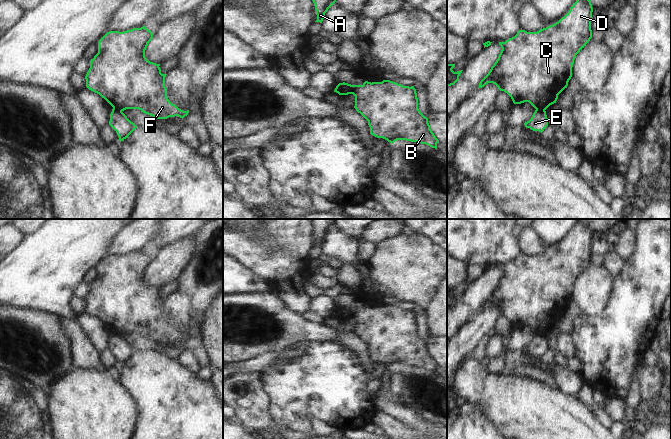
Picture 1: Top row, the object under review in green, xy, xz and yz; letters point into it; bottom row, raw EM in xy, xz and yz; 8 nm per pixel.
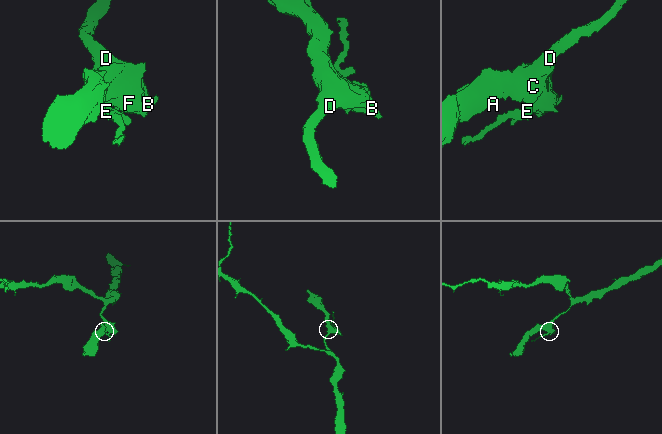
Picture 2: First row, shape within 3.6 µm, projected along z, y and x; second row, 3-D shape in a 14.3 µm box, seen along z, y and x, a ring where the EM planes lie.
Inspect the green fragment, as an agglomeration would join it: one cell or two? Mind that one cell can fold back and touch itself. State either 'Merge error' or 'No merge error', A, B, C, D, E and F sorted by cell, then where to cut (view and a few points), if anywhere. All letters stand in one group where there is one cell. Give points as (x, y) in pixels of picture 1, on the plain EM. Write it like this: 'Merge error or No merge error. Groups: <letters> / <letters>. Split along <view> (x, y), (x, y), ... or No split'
Merge error. Groups: A B C D F / E. Split along xy (113, 331), (121, 335).

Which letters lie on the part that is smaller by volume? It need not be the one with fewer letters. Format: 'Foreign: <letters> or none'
Foreign: E

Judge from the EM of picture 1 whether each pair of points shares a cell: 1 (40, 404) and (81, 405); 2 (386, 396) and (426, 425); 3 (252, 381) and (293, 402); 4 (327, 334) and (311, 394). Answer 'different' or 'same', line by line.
1: different
2: same
3: different
4: different

